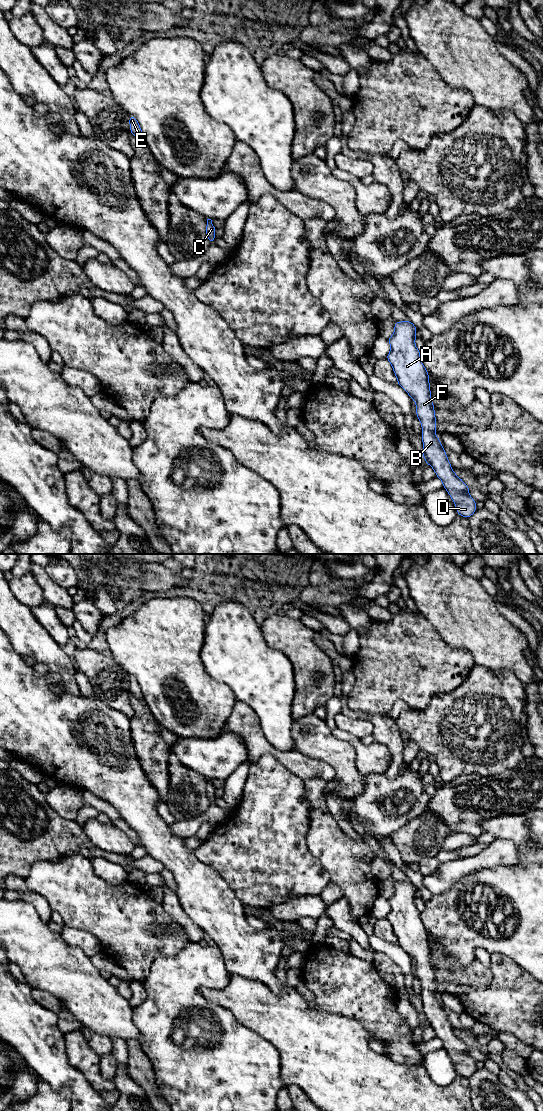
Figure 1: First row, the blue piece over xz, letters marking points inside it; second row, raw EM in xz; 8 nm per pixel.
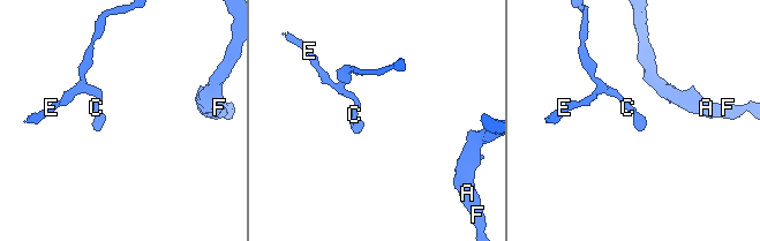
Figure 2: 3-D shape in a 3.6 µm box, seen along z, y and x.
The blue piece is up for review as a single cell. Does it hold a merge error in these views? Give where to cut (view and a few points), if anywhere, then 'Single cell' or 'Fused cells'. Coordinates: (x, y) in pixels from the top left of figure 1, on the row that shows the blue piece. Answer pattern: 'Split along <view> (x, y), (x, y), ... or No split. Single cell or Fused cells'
No split. Single cell

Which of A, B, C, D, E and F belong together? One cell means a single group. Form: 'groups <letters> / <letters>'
groups A B C D E F

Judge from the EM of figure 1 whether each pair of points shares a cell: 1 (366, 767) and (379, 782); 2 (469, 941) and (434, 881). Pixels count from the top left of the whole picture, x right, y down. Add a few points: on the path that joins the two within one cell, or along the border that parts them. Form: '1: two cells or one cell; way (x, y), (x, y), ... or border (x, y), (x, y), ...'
1: two cells; border (383, 773), (365, 777)
2: two cells; border (460, 878), (449, 889), (433, 894)

